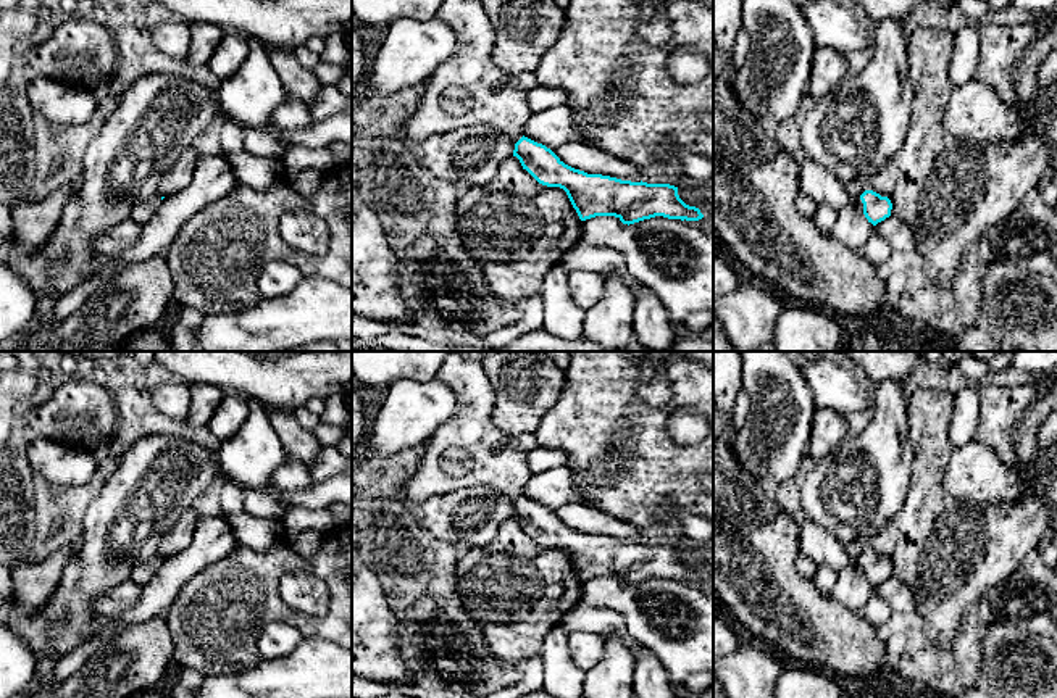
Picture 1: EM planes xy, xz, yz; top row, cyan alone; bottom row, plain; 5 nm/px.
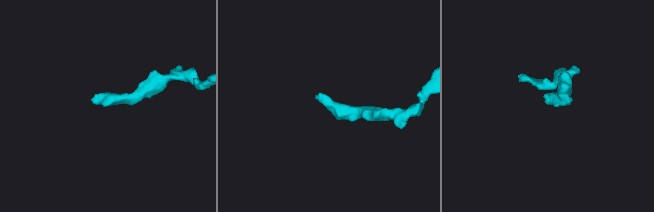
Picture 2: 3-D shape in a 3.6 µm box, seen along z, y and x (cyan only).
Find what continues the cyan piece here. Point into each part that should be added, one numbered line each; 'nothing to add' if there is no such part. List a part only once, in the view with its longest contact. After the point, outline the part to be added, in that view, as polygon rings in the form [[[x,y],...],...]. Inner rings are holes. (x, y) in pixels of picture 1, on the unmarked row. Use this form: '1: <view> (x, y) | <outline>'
1: yz (815, 542) | [[[812,521],[799,527],[799,553],[812,558],[817,566],[829,566],[834,572],[847,564],[857,564],[863,571],[860,558],[852,558],[844,543]]]

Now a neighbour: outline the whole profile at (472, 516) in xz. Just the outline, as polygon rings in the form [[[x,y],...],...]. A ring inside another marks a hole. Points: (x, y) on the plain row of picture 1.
[[[474,485],[429,496],[416,506],[424,529],[447,545],[481,548],[502,522],[513,517],[513,501],[497,488]]]

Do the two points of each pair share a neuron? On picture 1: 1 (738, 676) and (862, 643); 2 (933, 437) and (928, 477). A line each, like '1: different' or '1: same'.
1: different
2: same

